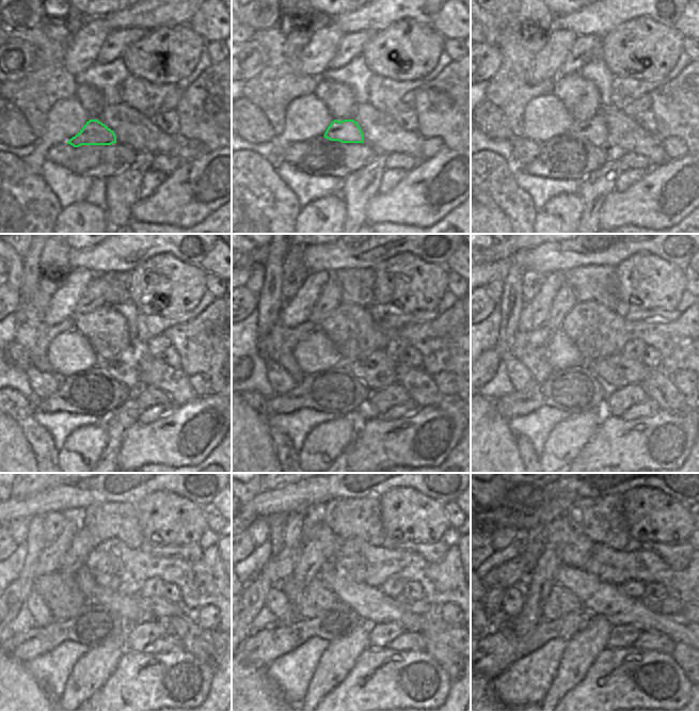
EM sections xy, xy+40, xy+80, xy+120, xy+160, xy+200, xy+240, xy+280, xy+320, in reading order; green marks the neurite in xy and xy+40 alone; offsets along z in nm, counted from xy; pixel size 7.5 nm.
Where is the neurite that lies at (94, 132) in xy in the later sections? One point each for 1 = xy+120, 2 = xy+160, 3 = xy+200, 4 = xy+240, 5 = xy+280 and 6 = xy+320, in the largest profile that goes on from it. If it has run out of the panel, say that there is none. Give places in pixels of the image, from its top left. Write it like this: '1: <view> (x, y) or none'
1: xy+120 (124, 367)
2: xy+160 (377, 370)
3: xy+200 (617, 370)
4: xy+240 (161, 610)
5: xy+280 (423, 606)
6: xy+320 (667, 605)

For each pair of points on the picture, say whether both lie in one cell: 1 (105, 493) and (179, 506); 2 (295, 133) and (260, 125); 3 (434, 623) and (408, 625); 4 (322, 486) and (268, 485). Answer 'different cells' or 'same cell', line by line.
1: different cells
2: different cells
3: same cell
4: different cells

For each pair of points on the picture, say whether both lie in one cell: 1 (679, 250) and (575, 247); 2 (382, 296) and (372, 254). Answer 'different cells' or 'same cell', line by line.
1: same cell
2: different cells

